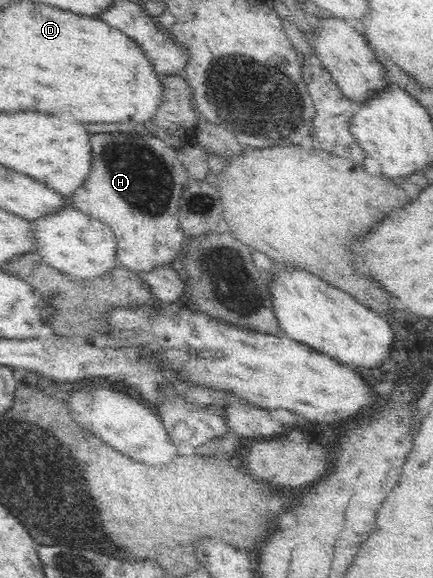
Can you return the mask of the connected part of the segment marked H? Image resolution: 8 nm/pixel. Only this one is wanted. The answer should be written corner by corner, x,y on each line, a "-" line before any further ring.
138,132
96,133
90,137
92,163
90,173
68,198
70,206
82,213
105,223
116,238
116,257
119,266
134,272
149,272
159,267
173,266
174,257
182,249
188,238
180,227
178,211
179,201
185,190
189,175
181,161
178,161
177,150
166,145
153,134
141,135

